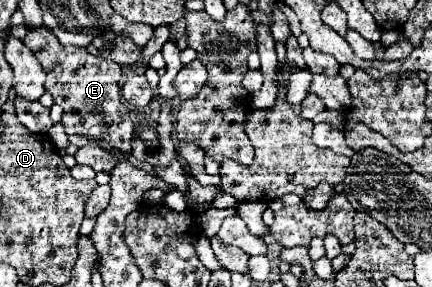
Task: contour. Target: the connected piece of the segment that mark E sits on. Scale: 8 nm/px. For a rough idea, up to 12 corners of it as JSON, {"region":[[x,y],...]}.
{"region":[[48,27],[24,43],[64,109],[66,133],[132,153],[122,67],[62,45]]}

